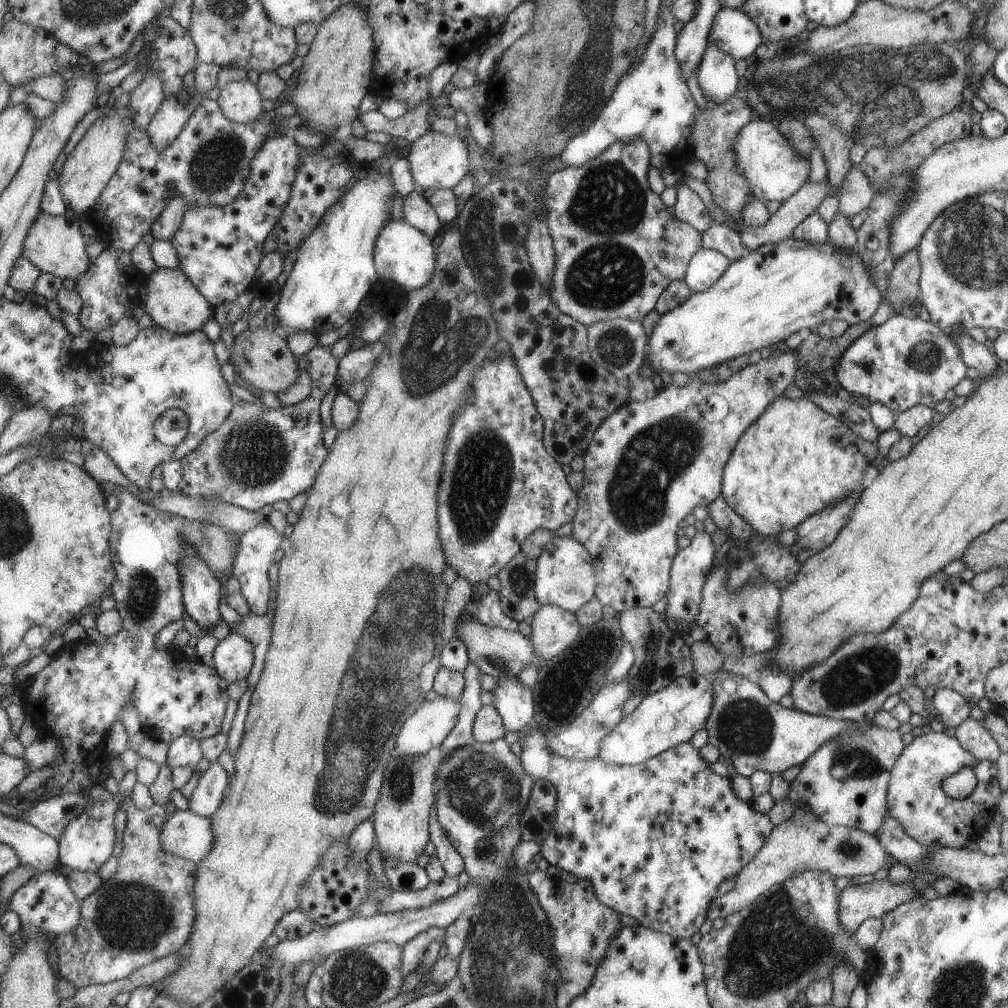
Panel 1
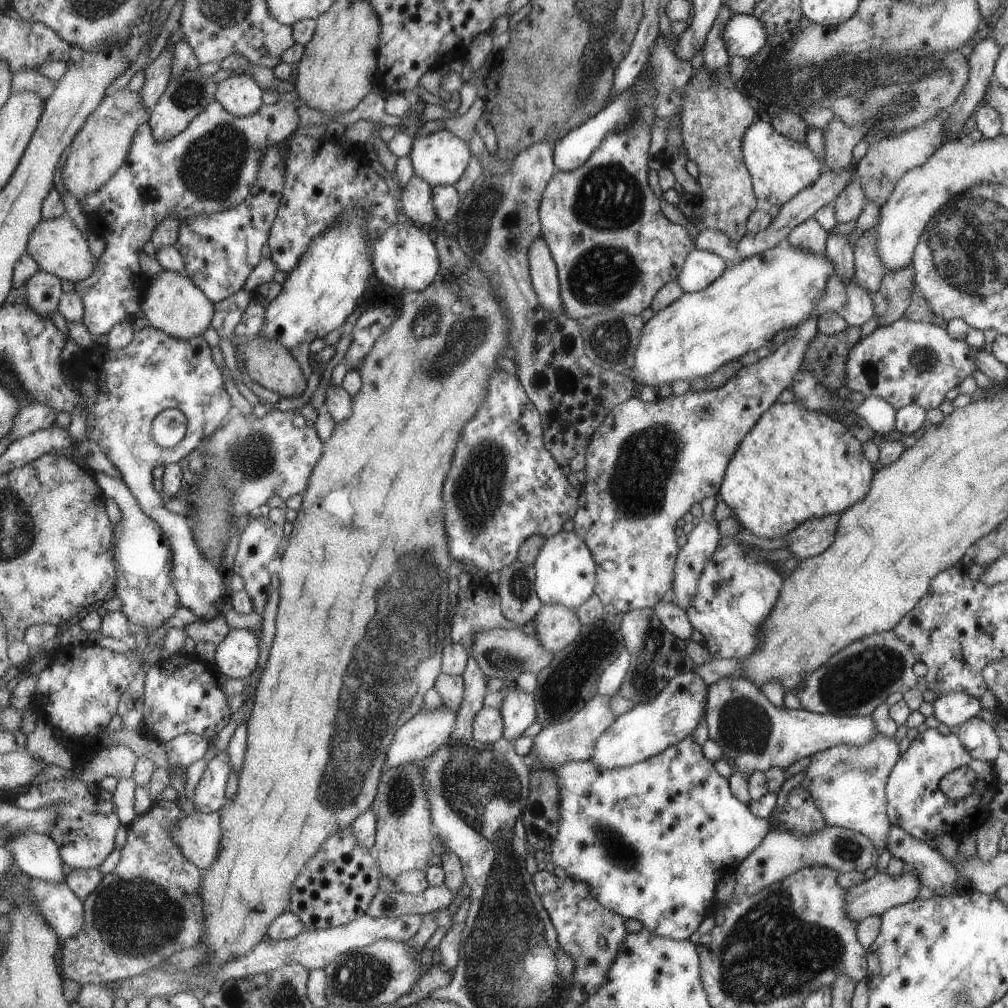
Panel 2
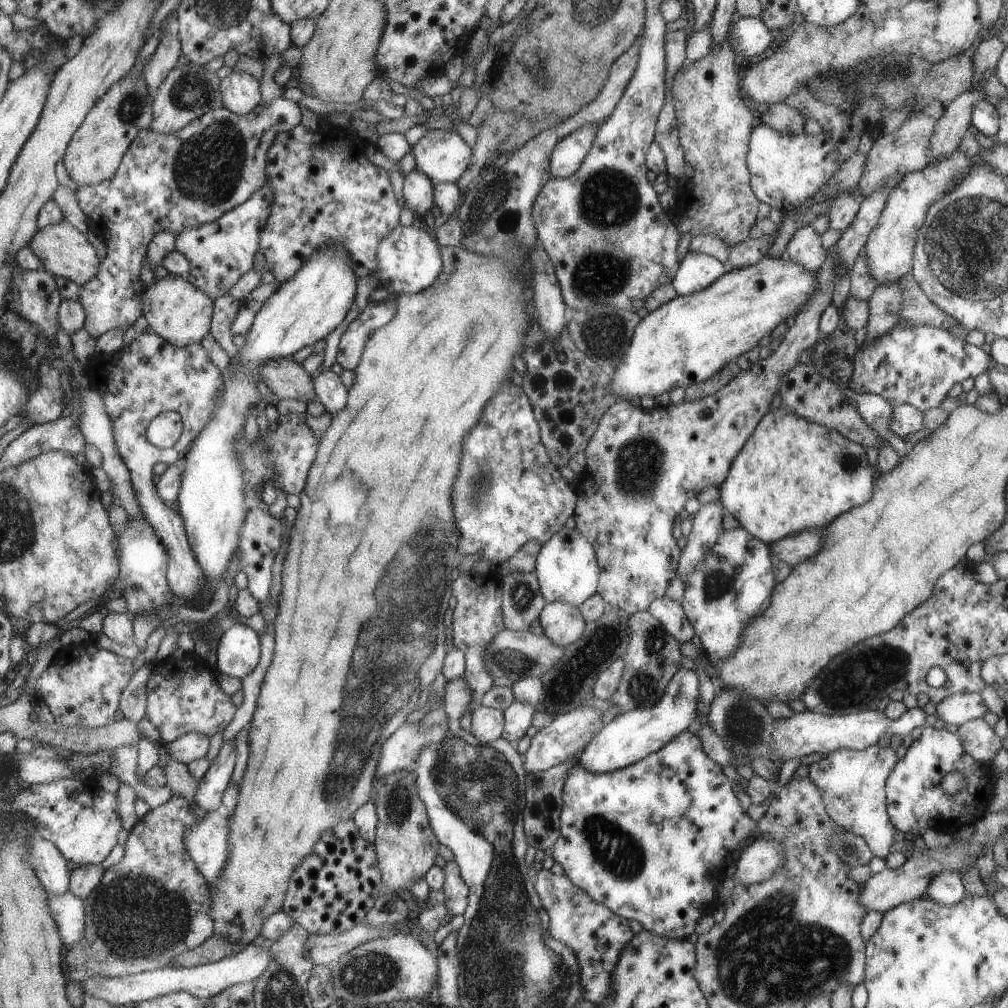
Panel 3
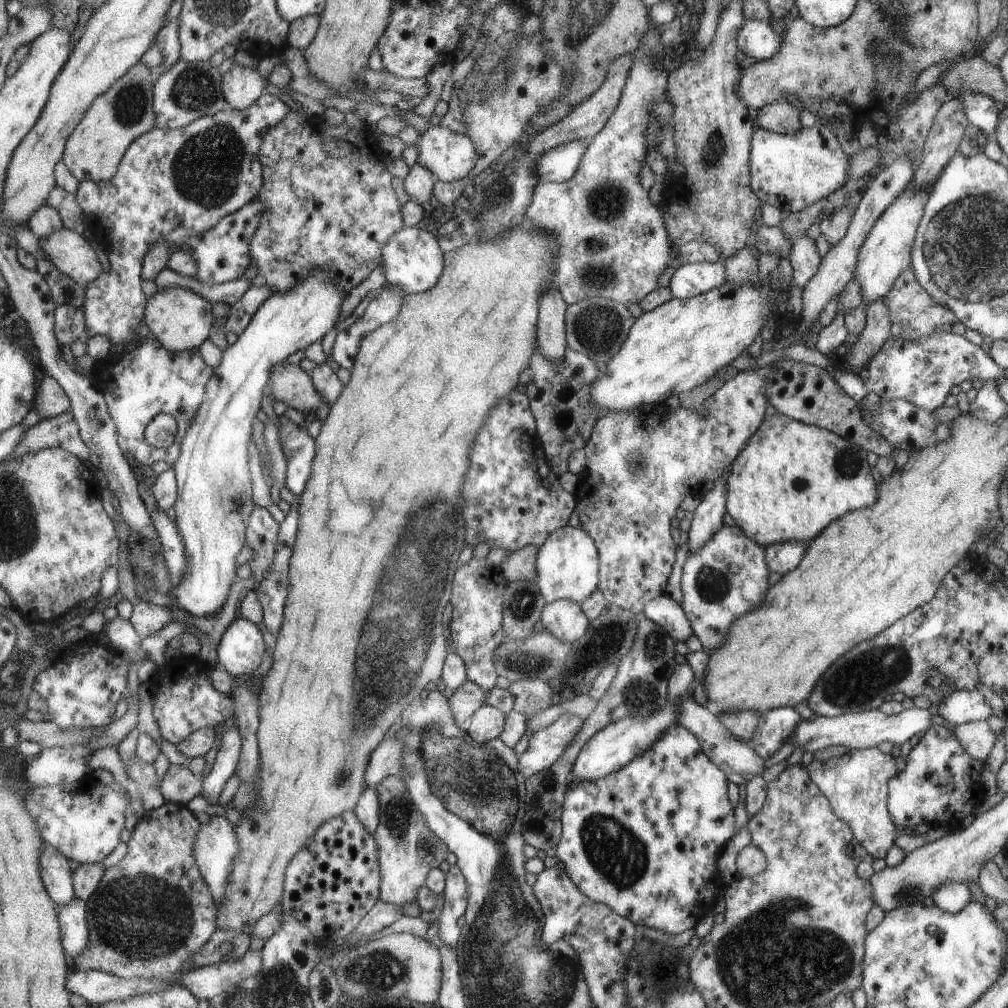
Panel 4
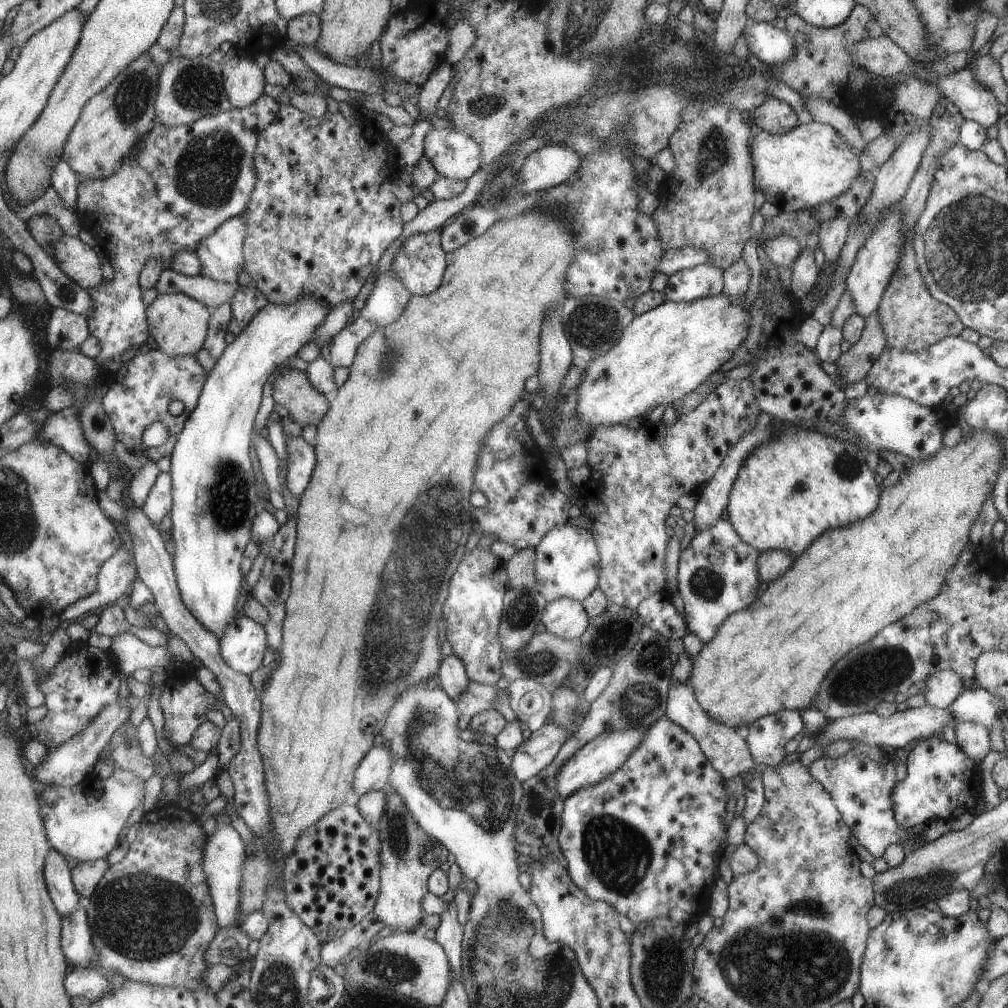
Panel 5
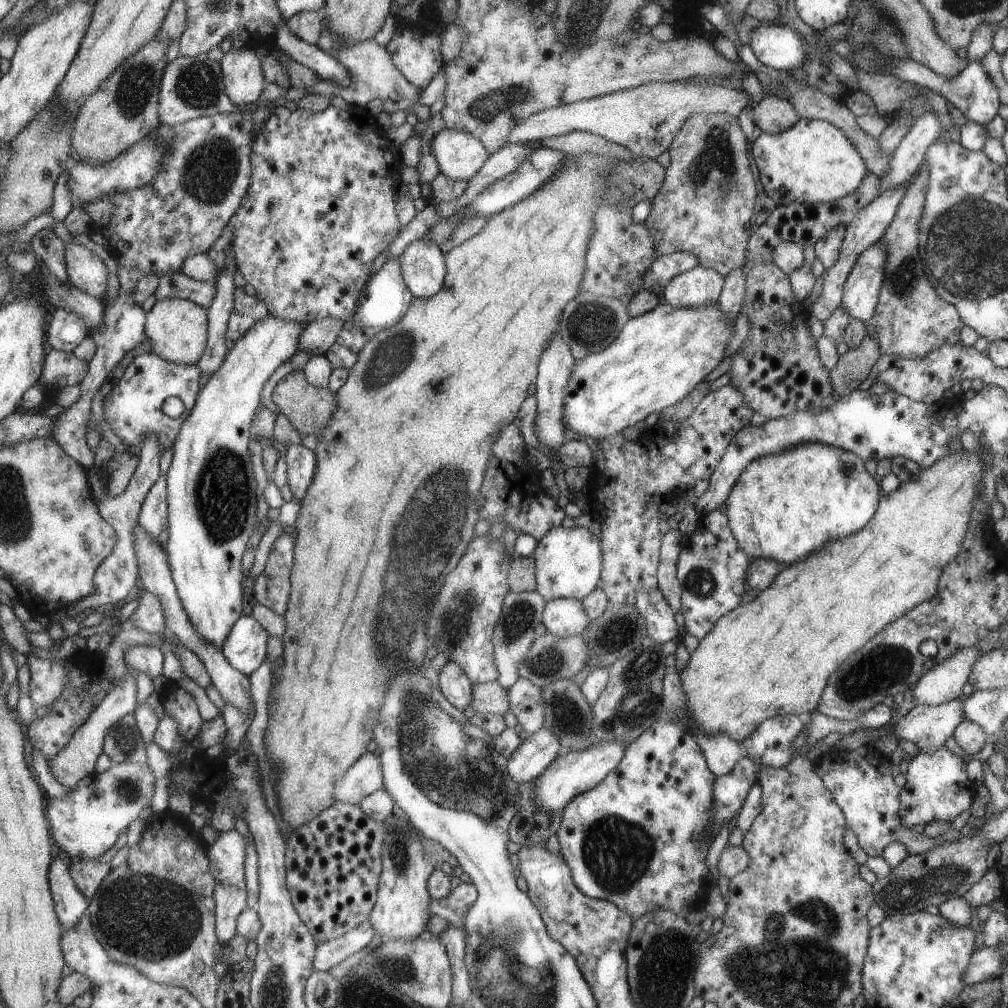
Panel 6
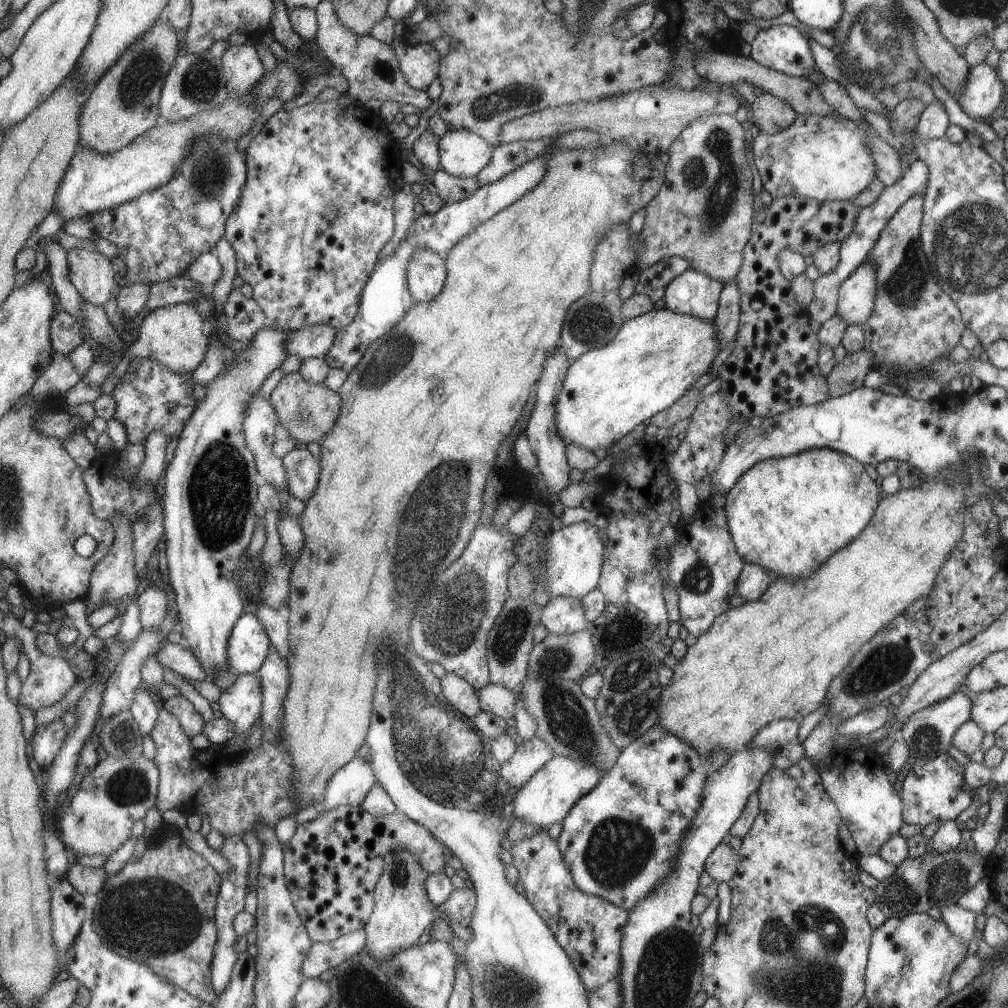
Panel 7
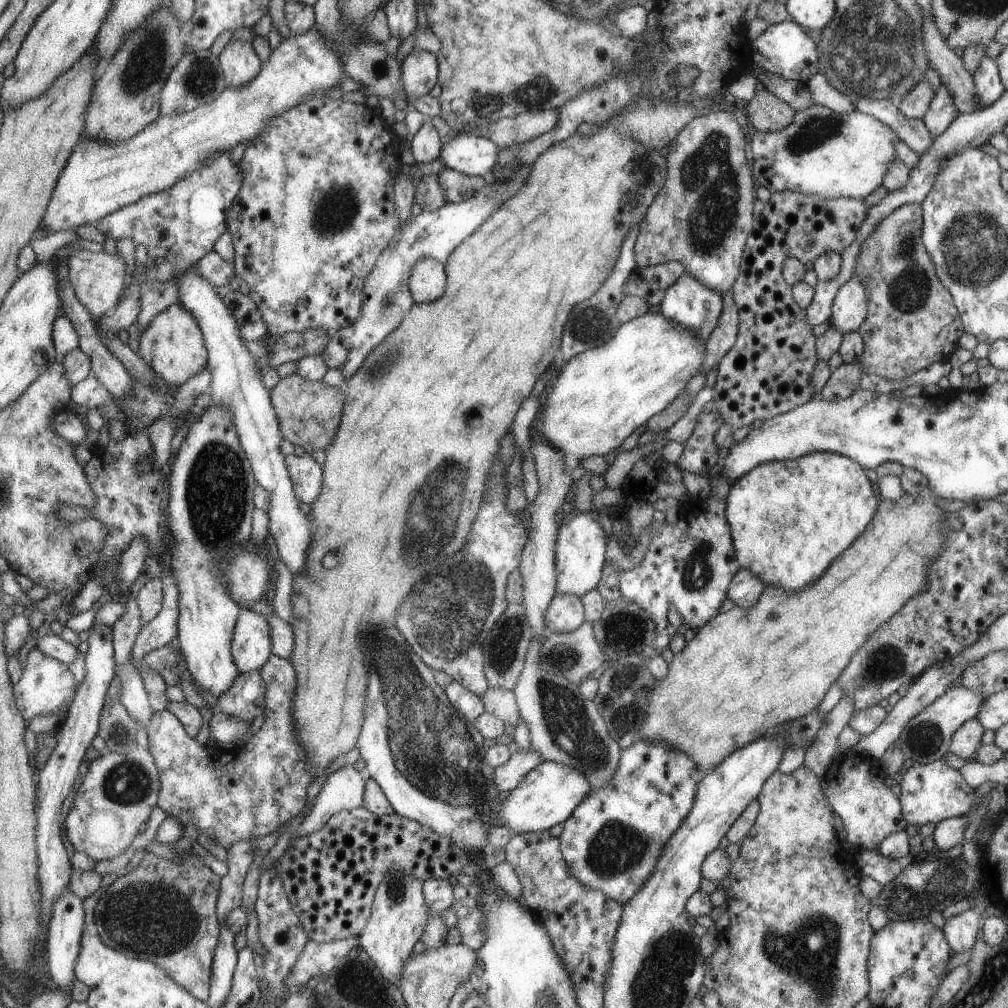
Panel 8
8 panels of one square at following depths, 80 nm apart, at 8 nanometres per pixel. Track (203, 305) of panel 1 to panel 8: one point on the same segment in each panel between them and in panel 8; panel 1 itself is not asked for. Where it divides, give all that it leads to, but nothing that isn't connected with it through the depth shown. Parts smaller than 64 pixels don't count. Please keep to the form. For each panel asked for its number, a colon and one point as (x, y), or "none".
2: (174, 304)
3: (175, 308)
4: (182, 319)
5: (179, 323)
6: (177, 329)
7: (176, 335)
8: (174, 345)

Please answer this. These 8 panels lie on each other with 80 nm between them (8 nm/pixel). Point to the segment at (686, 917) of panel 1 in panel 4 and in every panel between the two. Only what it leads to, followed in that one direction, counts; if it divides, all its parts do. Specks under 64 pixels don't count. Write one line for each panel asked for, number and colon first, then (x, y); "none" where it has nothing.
2: (650, 840)
3: (640, 840)
4: (644, 839)

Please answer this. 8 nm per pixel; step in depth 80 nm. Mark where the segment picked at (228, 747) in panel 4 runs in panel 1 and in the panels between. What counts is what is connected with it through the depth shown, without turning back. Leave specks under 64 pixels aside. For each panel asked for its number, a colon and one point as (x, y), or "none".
1: (209, 793)
2: (209, 796)
3: (209, 797)

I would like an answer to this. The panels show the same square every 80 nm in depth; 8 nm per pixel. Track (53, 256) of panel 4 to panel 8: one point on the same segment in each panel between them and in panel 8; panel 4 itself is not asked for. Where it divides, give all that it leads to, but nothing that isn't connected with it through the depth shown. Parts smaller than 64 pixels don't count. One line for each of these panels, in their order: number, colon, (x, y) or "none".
5: (79, 260)
6: (87, 271)
7: (95, 276)
8: (99, 278)

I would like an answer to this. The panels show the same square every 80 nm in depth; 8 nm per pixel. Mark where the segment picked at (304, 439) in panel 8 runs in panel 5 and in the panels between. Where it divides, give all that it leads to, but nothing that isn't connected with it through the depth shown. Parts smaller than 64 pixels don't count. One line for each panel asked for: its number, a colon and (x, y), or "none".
5: (292, 389)
6: (309, 408)
7: (308, 412)

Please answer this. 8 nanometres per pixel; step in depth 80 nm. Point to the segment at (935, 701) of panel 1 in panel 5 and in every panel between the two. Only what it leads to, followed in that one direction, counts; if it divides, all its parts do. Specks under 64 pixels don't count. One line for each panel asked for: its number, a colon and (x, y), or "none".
2: (950, 709)
3: (957, 708)
4: (960, 706)
5: (980, 706)

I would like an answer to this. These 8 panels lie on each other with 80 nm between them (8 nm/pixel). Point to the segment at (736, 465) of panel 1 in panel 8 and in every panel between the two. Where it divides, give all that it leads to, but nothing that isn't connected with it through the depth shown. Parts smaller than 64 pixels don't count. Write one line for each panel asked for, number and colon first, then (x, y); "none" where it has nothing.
2: (795, 464)
3: (791, 474)
4: (790, 480)
5: (800, 482)
6: (783, 505)
7: (787, 514)
8: (788, 519)

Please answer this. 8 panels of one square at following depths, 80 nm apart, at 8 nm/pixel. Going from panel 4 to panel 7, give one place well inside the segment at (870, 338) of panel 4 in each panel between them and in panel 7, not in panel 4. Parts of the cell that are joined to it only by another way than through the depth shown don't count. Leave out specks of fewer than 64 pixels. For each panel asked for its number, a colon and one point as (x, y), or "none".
5: (853, 364)
6: (853, 366)
7: (847, 374)

